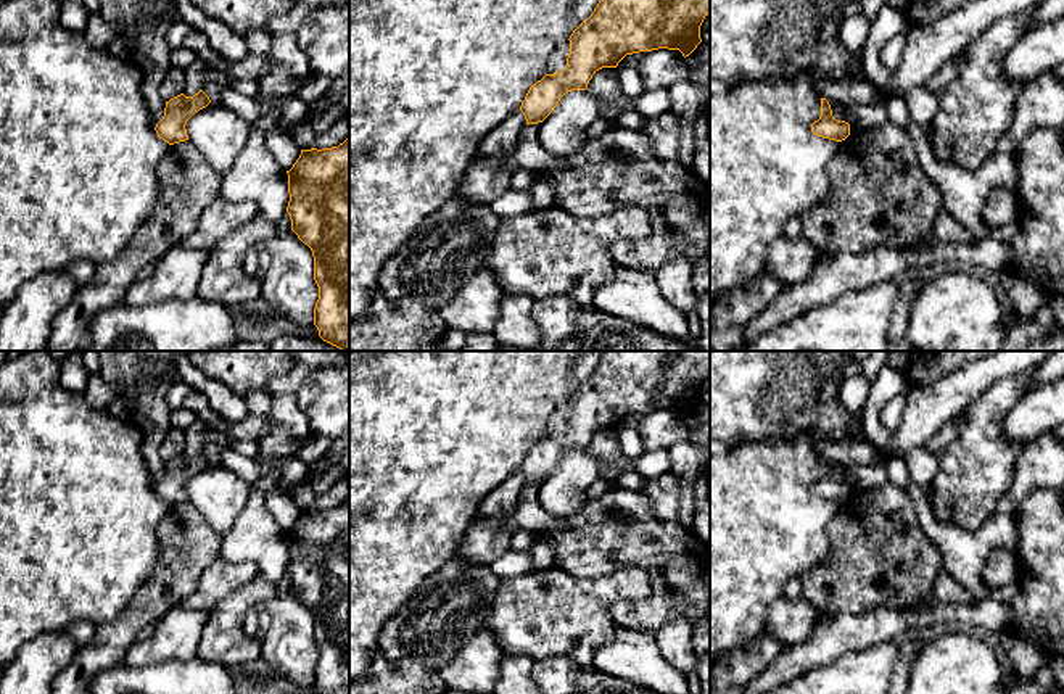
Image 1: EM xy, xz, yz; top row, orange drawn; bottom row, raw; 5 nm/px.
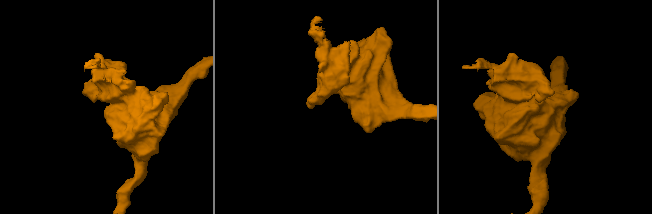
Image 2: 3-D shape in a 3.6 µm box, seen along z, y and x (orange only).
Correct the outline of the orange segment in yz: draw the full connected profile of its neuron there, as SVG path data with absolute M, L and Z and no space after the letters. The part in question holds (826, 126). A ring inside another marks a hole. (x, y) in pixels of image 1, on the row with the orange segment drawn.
M821 98L821 116L811 124L811 132L823 138L842 142L850 135L850 124L845 121L837 121L832 116L829 101Z

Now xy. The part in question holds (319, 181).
M349 137L338 147L301 150L287 174L291 230L314 256L314 280L319 287L314 325L324 341L349 351Z

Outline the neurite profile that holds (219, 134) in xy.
M209 103L185 124L188 140L209 166L225 176L243 151L250 122L224 105Z

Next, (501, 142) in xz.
M520 109L507 116L481 140L478 158L497 158L515 172L518 169L515 148L525 126L526 119Z

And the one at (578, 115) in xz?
M588 90L567 92L539 124L539 143L557 158L578 153L605 126L602 100Z

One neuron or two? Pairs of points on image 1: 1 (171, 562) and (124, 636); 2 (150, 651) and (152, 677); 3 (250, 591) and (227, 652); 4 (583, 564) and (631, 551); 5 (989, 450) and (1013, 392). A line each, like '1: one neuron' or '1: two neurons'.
1: one neuron
2: two neurons
3: one neuron
4: one neuron
5: one neuron

